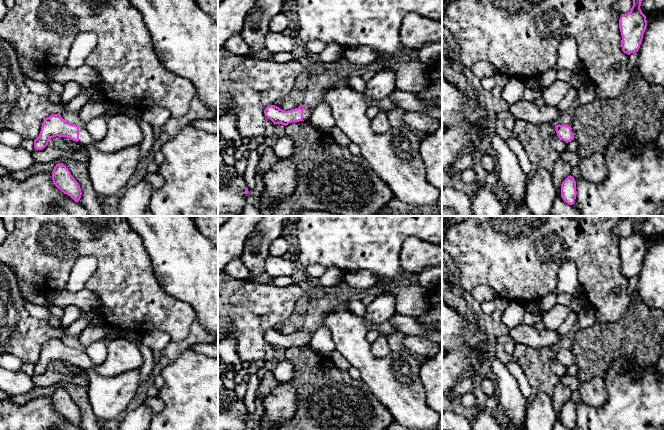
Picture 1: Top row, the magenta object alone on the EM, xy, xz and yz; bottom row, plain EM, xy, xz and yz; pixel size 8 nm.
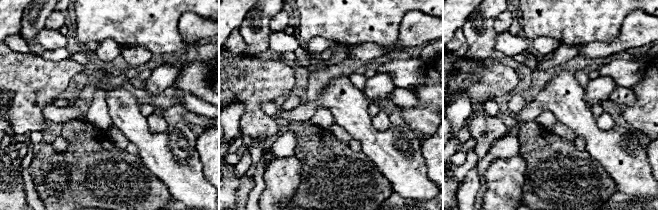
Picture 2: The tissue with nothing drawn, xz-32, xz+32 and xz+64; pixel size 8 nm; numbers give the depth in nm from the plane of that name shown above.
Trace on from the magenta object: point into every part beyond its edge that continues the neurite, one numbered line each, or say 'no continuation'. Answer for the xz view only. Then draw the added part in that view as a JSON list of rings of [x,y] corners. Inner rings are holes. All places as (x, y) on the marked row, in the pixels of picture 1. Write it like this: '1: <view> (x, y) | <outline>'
1: xz (307, 111) | [[[304,105],[304,110],[303,110],[303,120],[299,122],[292,122],[292,123],[303,123],[303,122],[308,122],[309,118],[312,114],[313,108],[309,106]]]

